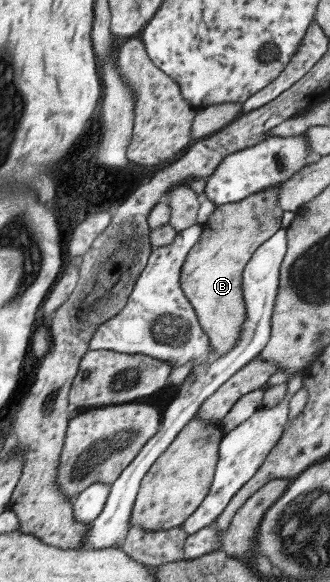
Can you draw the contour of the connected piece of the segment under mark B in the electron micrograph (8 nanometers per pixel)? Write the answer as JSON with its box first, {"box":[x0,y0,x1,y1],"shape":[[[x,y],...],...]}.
{"box":[181,186,286,359],"shape":[[[272,186],[244,200],[217,205],[211,220],[202,224],[200,241],[190,250],[181,270],[181,290],[198,320],[208,334],[211,356],[220,359],[230,353],[246,322],[246,307],[243,297],[243,272],[254,252],[269,240],[280,228],[286,214],[278,208],[280,186]]]}

